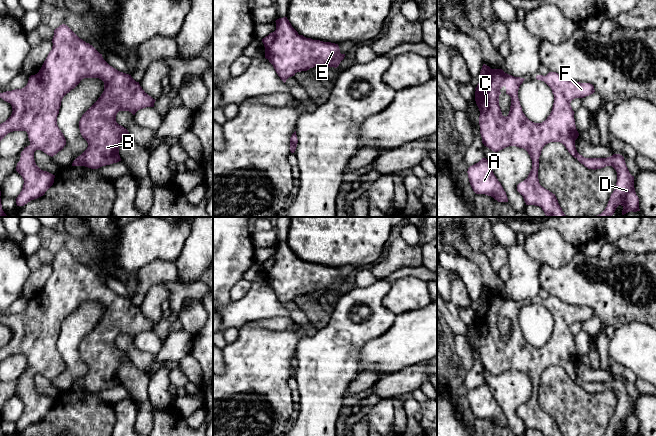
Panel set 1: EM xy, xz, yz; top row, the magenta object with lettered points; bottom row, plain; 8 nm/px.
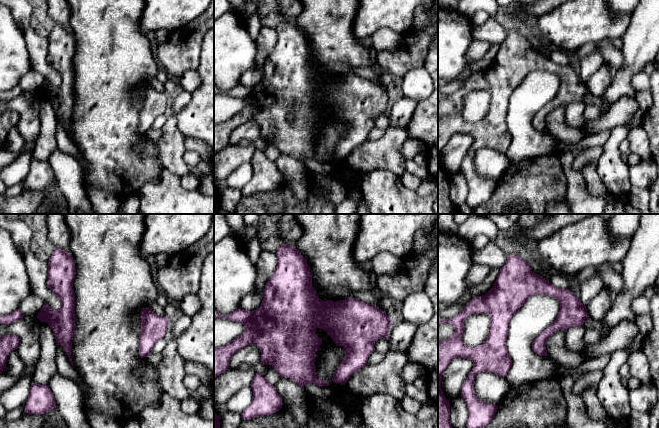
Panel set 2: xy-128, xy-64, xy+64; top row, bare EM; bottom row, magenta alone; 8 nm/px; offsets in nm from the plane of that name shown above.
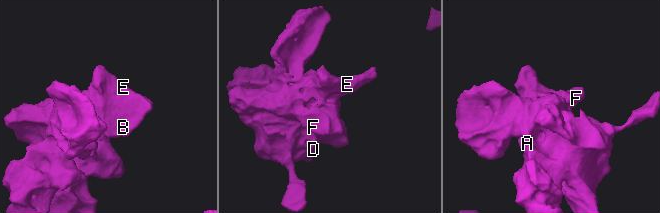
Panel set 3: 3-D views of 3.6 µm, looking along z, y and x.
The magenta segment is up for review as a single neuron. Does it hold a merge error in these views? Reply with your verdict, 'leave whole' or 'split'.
leave whole

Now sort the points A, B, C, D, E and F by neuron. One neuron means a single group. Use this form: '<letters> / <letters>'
A B C D E F

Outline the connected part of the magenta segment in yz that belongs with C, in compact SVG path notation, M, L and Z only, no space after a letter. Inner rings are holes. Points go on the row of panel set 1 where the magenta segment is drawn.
M483 64L480 71L480 77L481 79L475 88L475 101L480 111L479 125L482 143L494 152L498 152L509 146L523 148L528 152L532 160L532 169L528 177L517 185L517 191L523 196L526 205L541 207L546 217L567 217L562 211L555 194L542 187L538 179L539 157L543 147L550 142L560 142L574 158L588 169L596 170L612 166L617 172L616 186L610 196L607 207L601 214L593 217L611 217L619 205L623 207L622 215L631 211L640 211L639 198L634 188L634 176L630 174L622 155L613 154L607 158L585 158L576 150L575 140L578 138L579 133L575 125L575 112L572 110L570 103L575 98L584 98L593 94L595 90L592 84L570 81L556 72L549 72L546 76L537 75L537 80L544 81L551 88L554 95L554 103L547 119L542 123L534 123L523 113L518 98L518 90L525 80L524 78L509 75L502 69L491 69L485 64ZM503 86L506 87L506 94L511 97L510 111L506 117L502 115L499 106L500 89Z

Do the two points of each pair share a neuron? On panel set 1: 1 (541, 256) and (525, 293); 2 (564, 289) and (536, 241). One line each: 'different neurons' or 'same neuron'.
1: different neurons
2: different neurons

